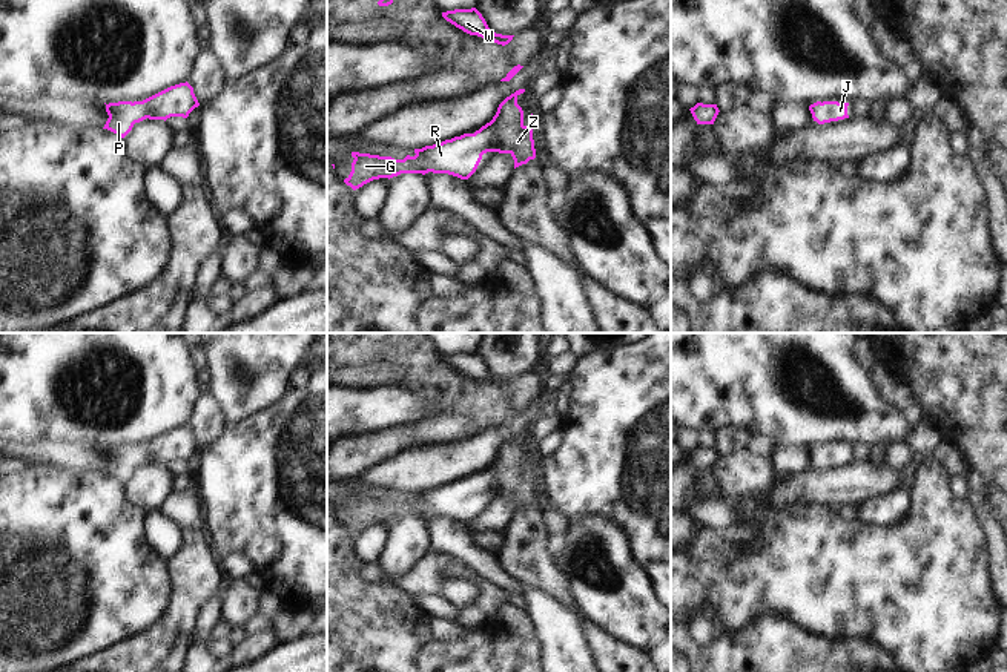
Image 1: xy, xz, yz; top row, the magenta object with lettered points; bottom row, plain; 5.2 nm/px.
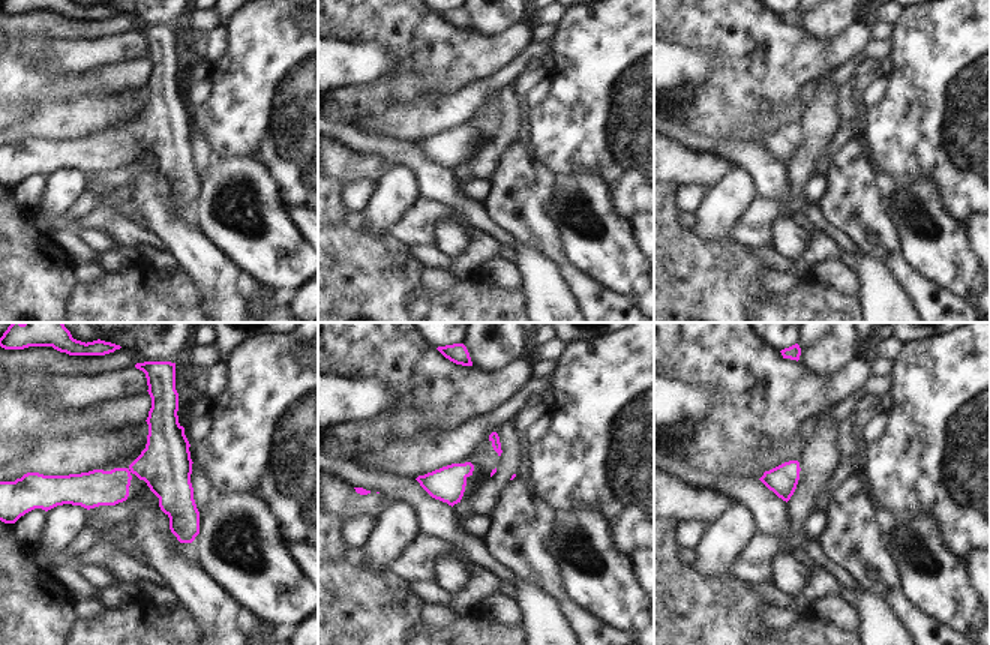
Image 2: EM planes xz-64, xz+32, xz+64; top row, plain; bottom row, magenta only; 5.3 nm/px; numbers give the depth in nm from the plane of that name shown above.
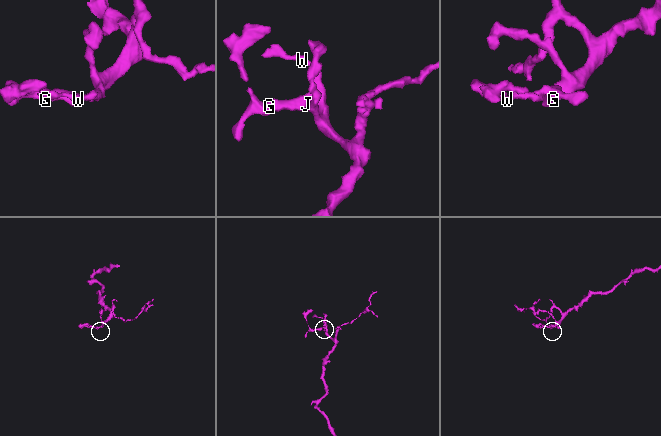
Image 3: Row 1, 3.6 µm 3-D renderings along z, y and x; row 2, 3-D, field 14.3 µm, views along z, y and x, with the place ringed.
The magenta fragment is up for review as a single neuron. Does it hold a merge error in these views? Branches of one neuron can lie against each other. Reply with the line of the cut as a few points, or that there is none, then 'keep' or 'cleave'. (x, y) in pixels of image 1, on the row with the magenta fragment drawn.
cut none; keep

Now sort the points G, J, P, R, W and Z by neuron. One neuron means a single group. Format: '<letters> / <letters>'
G J P R W Z

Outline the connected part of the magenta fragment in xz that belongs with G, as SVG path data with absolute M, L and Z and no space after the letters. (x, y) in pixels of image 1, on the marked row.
M519 89L510 97L507 97L497 107L496 115L490 123L482 126L474 133L464 133L461 137L454 137L451 140L445 140L442 143L436 143L433 146L425 146L422 149L414 149L414 156L407 155L404 160L395 160L391 156L379 156L370 153L359 153L352 152L355 158L352 163L352 172L344 180L347 186L353 190L362 187L364 184L379 180L379 178L393 178L401 173L448 173L457 176L461 180L468 180L477 169L482 155L487 152L499 152L499 153L510 153L514 160L514 169L527 164L530 160L536 158L534 140L533 140L533 127L534 127L534 117L533 124L527 127L523 124L523 110L517 104L517 97L523 94L525 89Z

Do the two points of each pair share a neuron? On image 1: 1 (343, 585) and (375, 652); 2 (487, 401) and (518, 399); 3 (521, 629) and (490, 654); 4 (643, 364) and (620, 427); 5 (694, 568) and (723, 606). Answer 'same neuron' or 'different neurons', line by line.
1: same neuron
2: same neuron
3: different neurons
4: same neuron
5: same neuron

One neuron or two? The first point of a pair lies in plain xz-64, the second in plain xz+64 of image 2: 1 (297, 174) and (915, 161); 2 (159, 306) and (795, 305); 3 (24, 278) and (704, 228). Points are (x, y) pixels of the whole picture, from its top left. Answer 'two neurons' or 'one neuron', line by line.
1: one neuron
2: one neuron
3: two neurons

